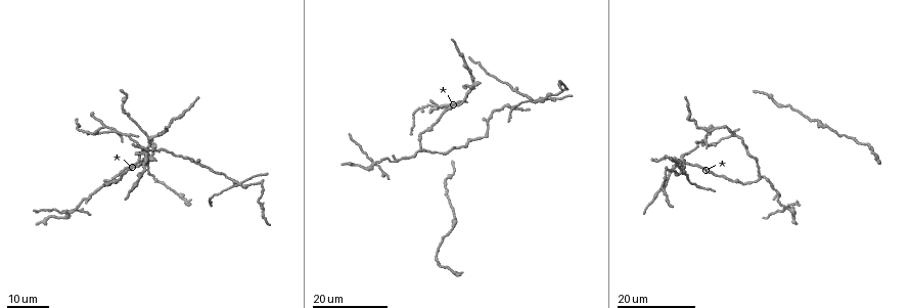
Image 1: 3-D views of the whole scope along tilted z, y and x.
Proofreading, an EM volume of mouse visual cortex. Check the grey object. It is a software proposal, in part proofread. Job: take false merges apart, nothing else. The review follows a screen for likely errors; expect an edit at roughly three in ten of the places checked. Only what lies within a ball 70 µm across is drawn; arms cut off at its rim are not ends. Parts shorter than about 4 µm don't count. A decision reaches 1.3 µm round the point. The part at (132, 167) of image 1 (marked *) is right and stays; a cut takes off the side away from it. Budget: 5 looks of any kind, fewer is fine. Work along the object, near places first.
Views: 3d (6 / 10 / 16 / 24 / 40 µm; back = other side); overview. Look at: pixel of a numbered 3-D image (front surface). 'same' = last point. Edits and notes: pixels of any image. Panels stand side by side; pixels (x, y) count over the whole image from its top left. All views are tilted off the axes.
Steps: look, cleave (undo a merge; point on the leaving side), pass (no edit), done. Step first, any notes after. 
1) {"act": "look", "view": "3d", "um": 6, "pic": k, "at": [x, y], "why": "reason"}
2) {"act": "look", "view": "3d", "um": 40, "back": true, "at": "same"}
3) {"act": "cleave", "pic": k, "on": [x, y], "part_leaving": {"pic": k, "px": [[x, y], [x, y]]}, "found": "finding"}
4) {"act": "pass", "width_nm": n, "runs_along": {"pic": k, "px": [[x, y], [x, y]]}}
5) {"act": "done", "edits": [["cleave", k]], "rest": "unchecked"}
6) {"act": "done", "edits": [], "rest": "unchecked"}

{"act": "look", "view": "3d", "um": 16, "pic": 1, "at": [419, 149], "why": "a fork"}

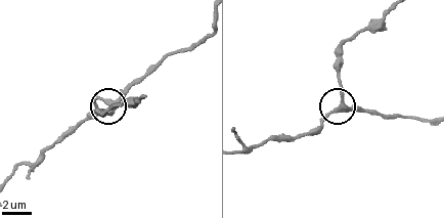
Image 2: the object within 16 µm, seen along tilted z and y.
{"act": "look", "view": "3d", "um": 6, "pic": 2, "at": [343, 110]}

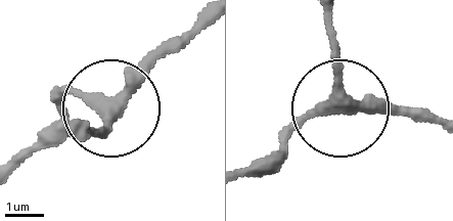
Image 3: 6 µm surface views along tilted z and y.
{"act": "pass", "runs_along": {"pic": 3, "px": [[90, 131], [104, 135], [110, 114], [78, 97], [58, 101]]}, "found": "continuous, no second neuron"}

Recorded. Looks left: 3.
{"act": "look", "view": "3d", "um": 16, "pic": 1, "at": [393, 163]}

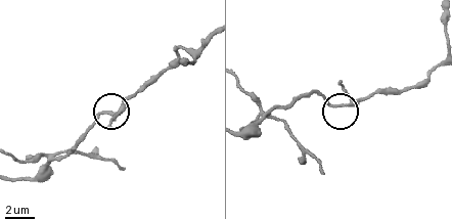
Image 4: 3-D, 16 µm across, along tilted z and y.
{"act": "look", "view": "3d", "um": 6, "pic": 4, "at": [339, 106]}

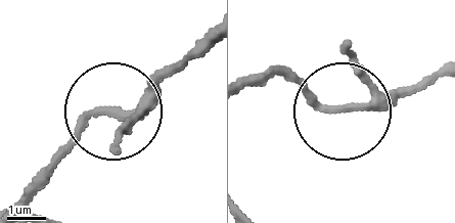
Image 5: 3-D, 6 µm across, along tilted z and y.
{"act": "pass", "arms": 3, "runs_along": {"pic": 5, "px": [[434, 83], [336, 110], [289, 81], [258, 74]]}, "found": "continuous, no second neuron"}

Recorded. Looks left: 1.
{"act": "done", "edits": [], "rest": "unchecked"}

